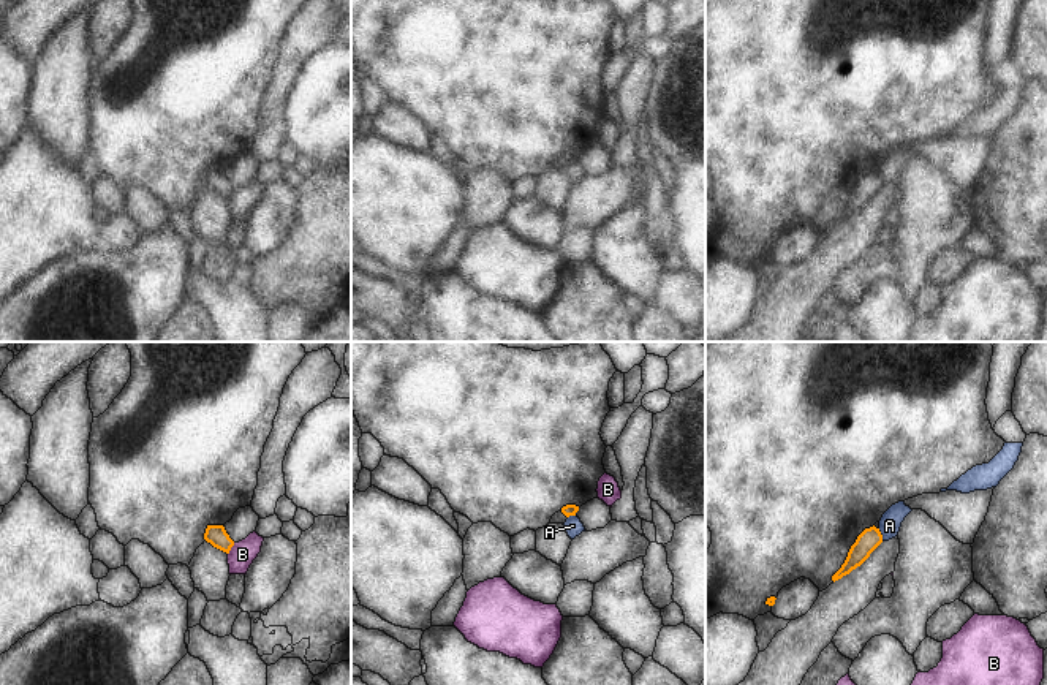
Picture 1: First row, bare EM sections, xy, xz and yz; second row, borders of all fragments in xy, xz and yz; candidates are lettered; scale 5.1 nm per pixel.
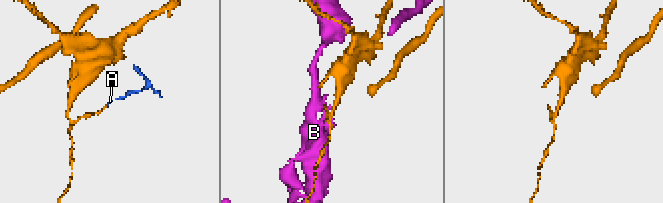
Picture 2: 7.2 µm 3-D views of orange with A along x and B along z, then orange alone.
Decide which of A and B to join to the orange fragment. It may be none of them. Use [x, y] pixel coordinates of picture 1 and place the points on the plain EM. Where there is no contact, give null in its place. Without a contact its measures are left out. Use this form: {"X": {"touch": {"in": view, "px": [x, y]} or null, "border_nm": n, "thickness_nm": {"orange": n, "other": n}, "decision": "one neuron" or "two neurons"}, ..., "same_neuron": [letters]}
{"A": {"touch": {"in": "yz", "px": [881, 181]}, "border_nm": 70, "thickness_nm": {"orange": 110, "other": 110}, "decision": "two neurons"}, "B": {"touch": {"in": "xy", "px": [230, 195]}, "border_nm": 70, "thickness_nm": {"orange": 100, "other": 130}, "decision": "two neurons"}, "same_neuron": []}

